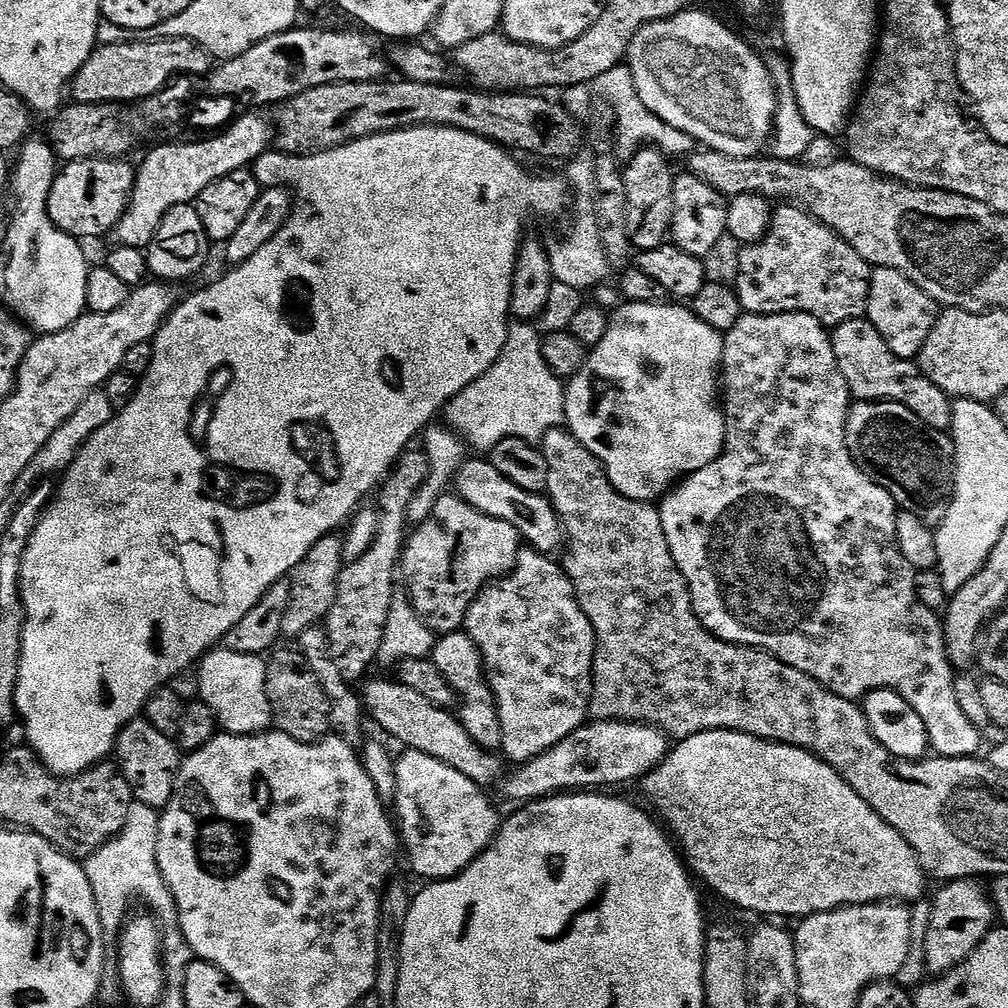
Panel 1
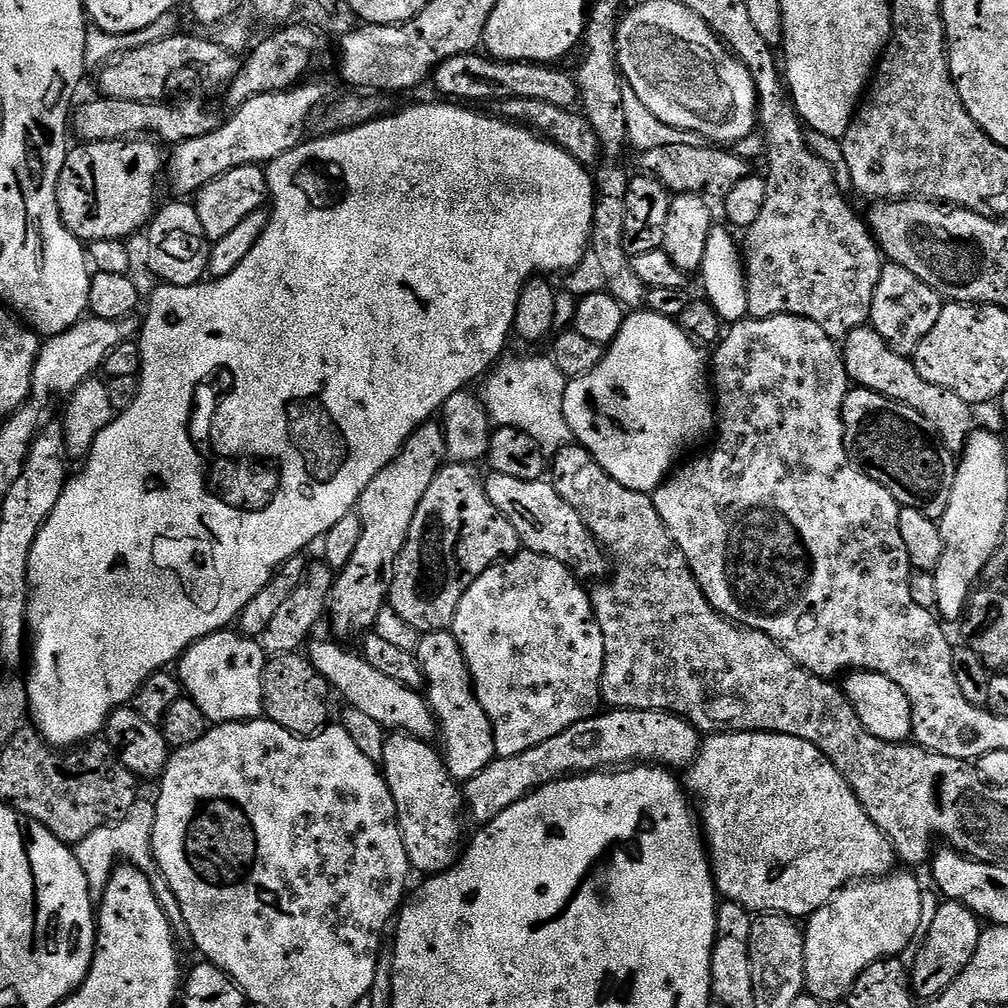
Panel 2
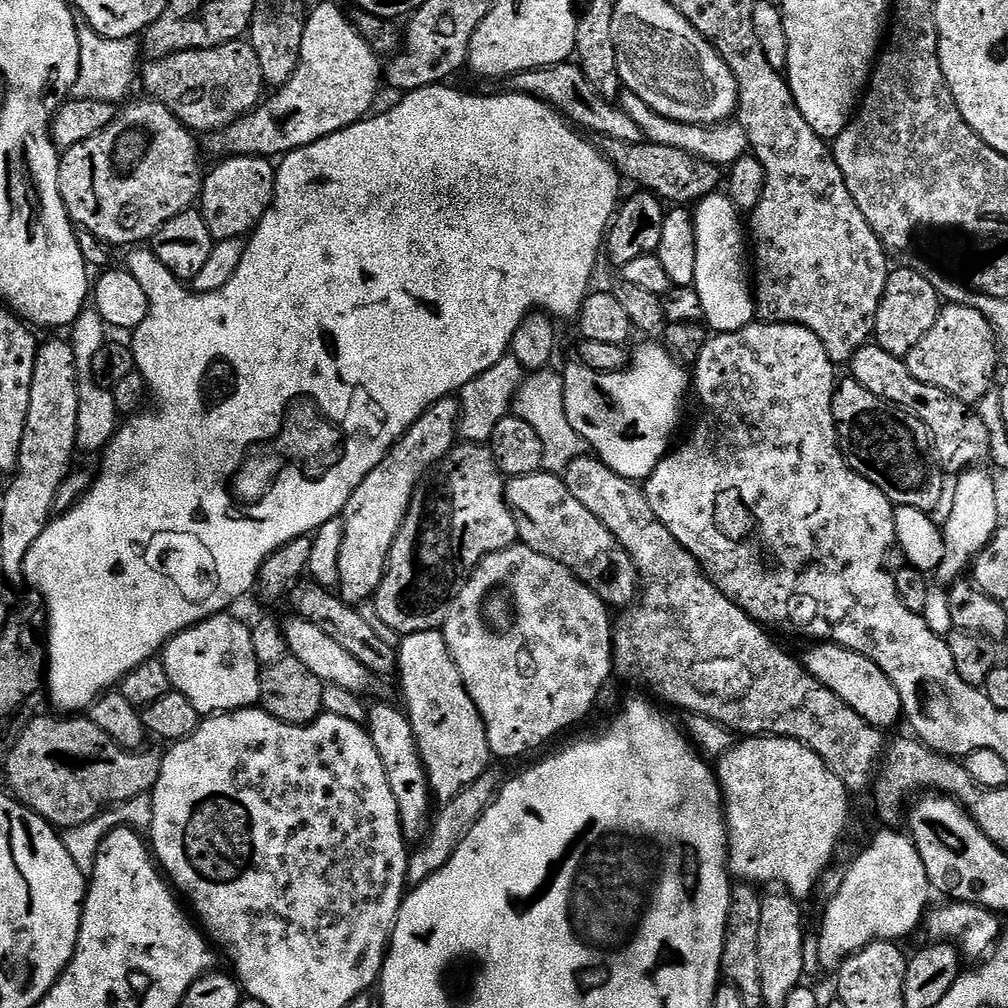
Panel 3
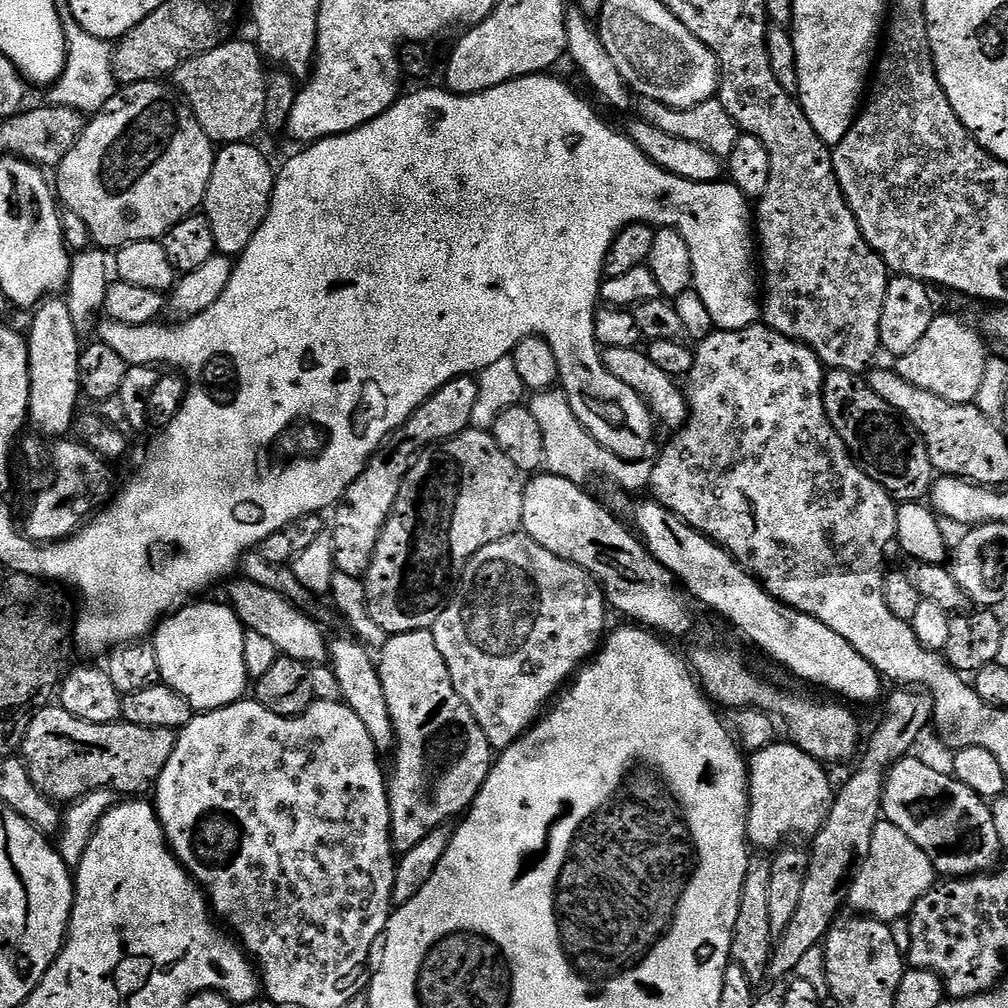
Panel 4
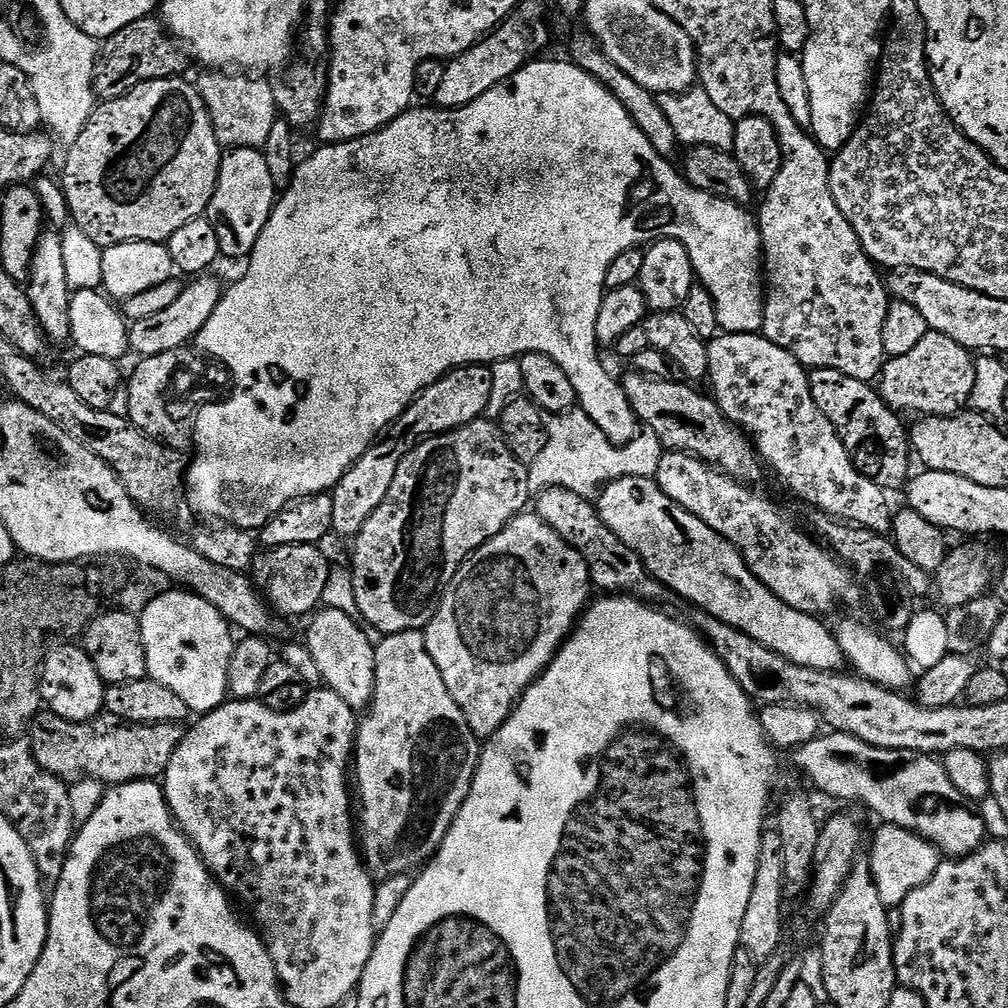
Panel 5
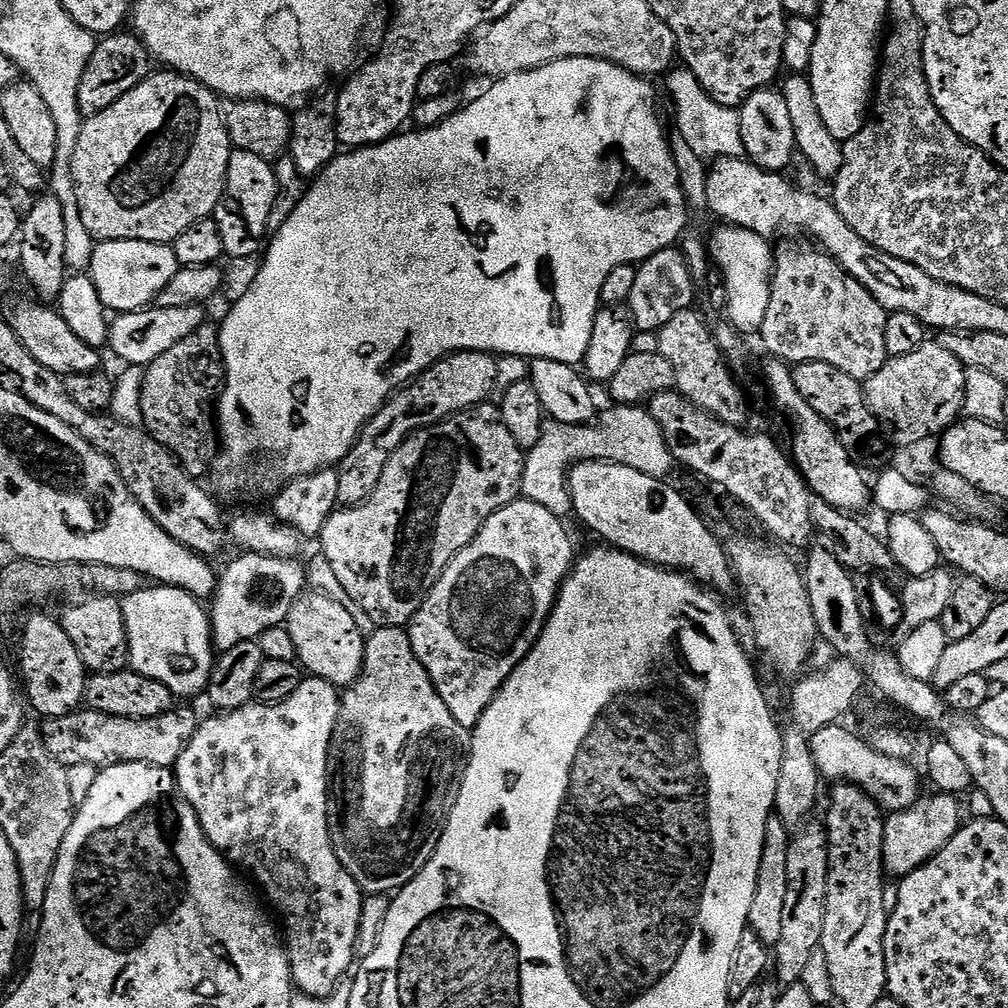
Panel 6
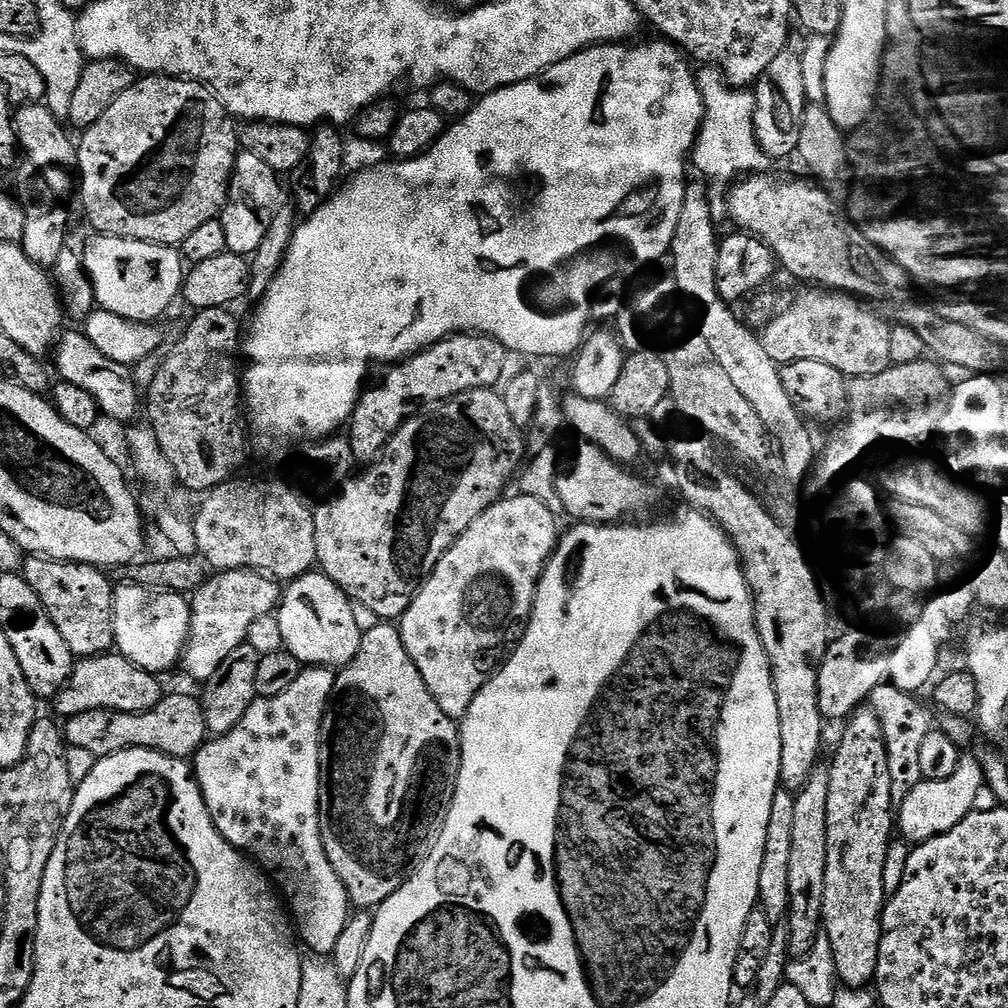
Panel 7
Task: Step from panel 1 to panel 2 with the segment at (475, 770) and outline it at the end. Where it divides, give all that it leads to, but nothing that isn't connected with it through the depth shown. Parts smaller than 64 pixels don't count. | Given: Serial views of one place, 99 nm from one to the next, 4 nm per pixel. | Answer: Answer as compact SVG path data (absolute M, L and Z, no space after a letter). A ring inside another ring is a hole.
M335 639L315 640L307 645L308 660L314 666L314 670L318 670L322 678L326 678L329 689L335 695L337 692L345 700L343 703L347 707L364 711L386 730L404 732L407 736L416 736L420 740L429 742L437 739L436 718L427 699L417 689L402 686L402 682L394 682L394 678L382 674L382 670L370 666L370 662L366 662L359 651L351 652L350 649L335 644L335 642L340 643Z

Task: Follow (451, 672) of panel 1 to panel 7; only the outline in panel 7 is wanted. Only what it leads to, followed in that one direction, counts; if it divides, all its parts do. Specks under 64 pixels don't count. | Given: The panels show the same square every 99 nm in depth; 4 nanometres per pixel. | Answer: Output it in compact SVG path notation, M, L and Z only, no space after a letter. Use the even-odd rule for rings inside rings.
M379 622L372 630L363 633L358 646L358 654L345 668L336 672L338 692L344 697L340 704L329 703L328 709L322 718L322 730L320 731L320 767L326 770L326 792L332 795L332 821L325 823L320 829L322 842L326 854L330 858L330 866L342 878L342 882L348 888L348 899L357 909L375 910L386 898L395 894L402 885L416 873L425 858L432 852L432 847L438 842L440 831L444 828L444 819L452 805L452 793L456 790L456 775L460 773L460 729L457 721L452 720L434 702L426 682L422 682L422 674L418 674L418 666L406 654L406 646L402 646L399 627L392 622ZM360 772L368 772L365 780L360 780Z

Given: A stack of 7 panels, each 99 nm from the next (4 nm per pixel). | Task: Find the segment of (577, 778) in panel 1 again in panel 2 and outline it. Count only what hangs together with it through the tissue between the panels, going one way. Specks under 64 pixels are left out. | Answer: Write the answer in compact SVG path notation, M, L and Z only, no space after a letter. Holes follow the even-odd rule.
M614 708L601 711L599 714L586 718L582 722L574 722L562 734L549 738L539 746L526 750L523 754L513 756L497 756L489 762L486 770L478 770L474 778L470 778L462 788L466 812L469 817L477 820L477 825L490 823L502 810L510 810L514 802L522 802L531 792L536 792L542 786L553 780L562 780L570 776L578 776L601 770L616 770L621 766L663 766L669 770L687 770L696 761L700 752L702 733L689 720L675 716L672 712L658 710L634 710L633 708Z

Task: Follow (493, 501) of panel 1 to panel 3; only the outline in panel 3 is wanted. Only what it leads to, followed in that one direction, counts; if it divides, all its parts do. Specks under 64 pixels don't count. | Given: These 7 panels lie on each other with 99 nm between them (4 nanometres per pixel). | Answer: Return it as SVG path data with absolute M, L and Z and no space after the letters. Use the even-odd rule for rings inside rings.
M541 470L529 476L513 476L507 481L504 499L508 501L508 509L514 514L519 543L566 566L566 570L575 574L586 587L594 590L594 594L598 594L598 598L602 598L604 603L613 609L623 610L637 599L640 575L636 573L632 556L622 546L622 542L618 542L618 538L614 538L614 534L610 534L610 530L606 530L606 526L602 526L602 522L598 522L598 518L594 518L594 514L590 514L590 510L586 510L586 506L582 506L578 498L574 498L574 494L570 494L559 475Z

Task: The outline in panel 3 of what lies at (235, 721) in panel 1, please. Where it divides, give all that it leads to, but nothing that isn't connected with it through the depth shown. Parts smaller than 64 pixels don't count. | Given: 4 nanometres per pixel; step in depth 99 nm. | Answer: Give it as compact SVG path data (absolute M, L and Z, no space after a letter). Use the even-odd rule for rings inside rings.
M221 614L219 616L211 616L209 620L204 620L201 624L195 624L192 628L188 628L184 632L179 632L178 635L173 636L162 649L162 659L166 666L166 674L170 674L170 682L173 689L181 692L186 698L190 698L190 703L193 704L194 710L198 710L201 717L207 718L215 716L222 712L236 712L240 708L250 708L260 703L260 674L262 665L258 662L258 658L254 654L254 638L252 637L251 627L246 623L243 624L240 620L235 620L232 614Z

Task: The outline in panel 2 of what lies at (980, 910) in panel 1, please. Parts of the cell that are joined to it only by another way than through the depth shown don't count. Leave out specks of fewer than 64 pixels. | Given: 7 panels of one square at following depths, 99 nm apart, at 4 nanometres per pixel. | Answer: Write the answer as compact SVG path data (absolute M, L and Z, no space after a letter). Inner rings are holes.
M954 900L941 903L938 914L934 914L934 923L930 925L930 934L926 934L922 954L918 954L918 962L914 962L910 970L912 994L917 1001L927 1002L938 998L956 981L970 958L974 958L981 931L981 917L966 905Z

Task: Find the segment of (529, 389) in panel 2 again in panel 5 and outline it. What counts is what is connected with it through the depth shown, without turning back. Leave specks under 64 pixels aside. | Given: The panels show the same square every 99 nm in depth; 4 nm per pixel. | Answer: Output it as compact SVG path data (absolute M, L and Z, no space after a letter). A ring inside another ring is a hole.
M569 410L548 414L544 416L542 454L538 454L530 465L528 481L536 494L548 488L565 488L579 496L592 498L611 480L627 476L655 477L658 462L662 462L665 451L658 434L647 430L637 434L629 444L615 444L584 412Z

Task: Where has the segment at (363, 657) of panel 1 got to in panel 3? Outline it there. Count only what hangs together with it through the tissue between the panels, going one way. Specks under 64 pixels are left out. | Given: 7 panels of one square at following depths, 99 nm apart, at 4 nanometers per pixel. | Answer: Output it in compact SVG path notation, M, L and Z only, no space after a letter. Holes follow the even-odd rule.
M455 395L434 402L434 406L427 408L418 422L414 422L414 426L410 426L405 436L388 451L386 458L362 478L362 486L350 494L350 502L346 502L342 513L344 537L342 554L338 558L338 595L345 604L359 606L375 597L388 569L388 555L408 513L414 490L437 462L456 447L459 426L460 402Z

